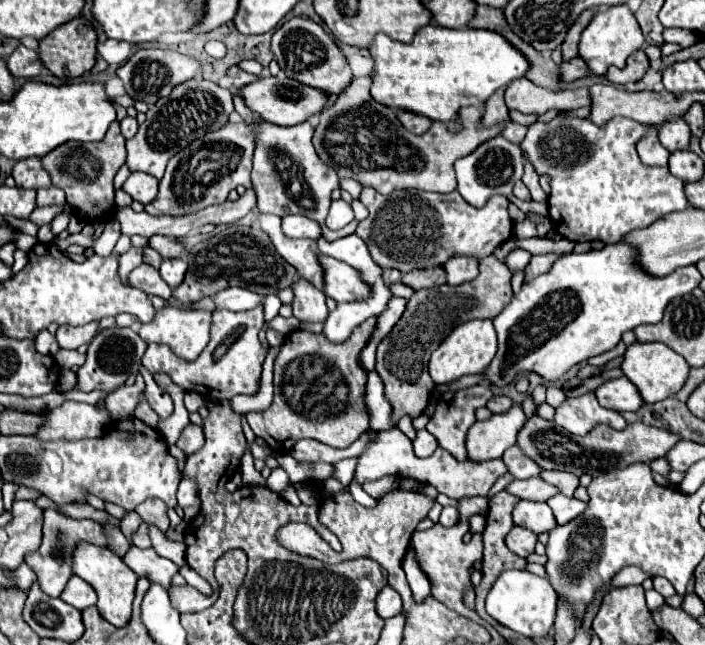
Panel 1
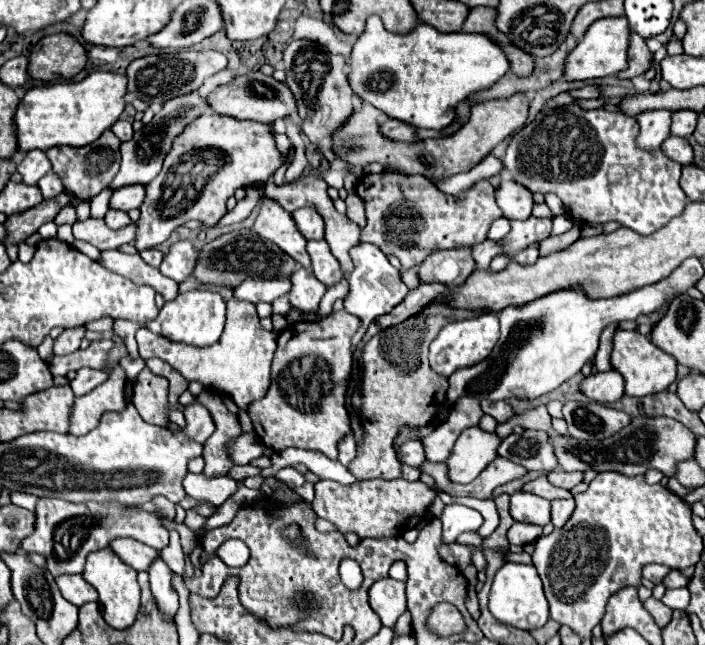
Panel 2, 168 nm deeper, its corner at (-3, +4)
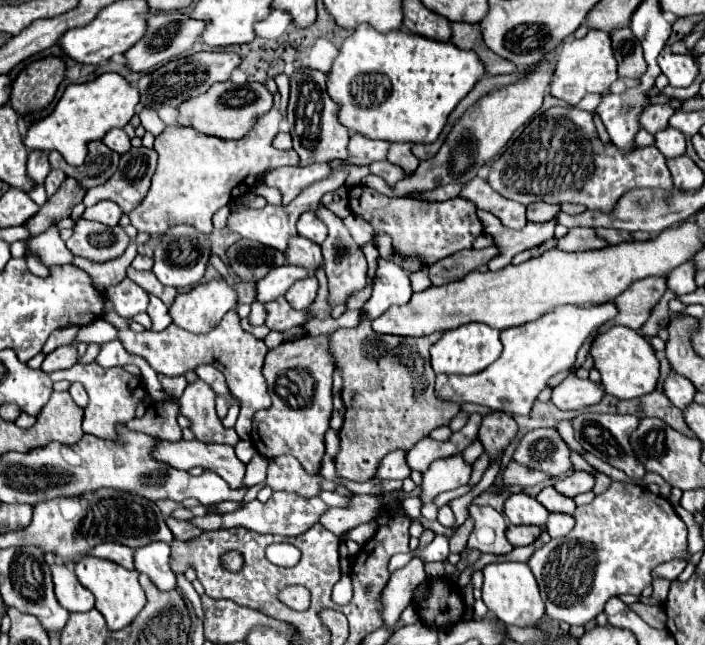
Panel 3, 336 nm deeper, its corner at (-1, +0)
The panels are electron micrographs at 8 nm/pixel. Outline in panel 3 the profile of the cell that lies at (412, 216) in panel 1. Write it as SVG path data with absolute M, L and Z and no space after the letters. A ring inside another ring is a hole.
M354 186L348 200L350 210L362 216L374 232L386 232L392 238L394 252L402 252L402 256L422 256L424 264L434 264L458 250L472 248L474 238L482 234L478 208L462 196L444 202L424 202L414 198L390 198L368 186Z

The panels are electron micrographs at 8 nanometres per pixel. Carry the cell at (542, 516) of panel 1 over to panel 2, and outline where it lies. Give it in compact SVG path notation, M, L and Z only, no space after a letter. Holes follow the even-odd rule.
M516 492L510 496L510 514L516 522L530 522L544 526L550 522L550 502L534 494Z

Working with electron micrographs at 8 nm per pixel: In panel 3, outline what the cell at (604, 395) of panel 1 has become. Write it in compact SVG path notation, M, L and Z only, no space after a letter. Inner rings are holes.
M568 376L562 380L552 394L552 402L560 410L580 410L586 406L594 406L604 398L604 388L600 382L580 380L576 376Z

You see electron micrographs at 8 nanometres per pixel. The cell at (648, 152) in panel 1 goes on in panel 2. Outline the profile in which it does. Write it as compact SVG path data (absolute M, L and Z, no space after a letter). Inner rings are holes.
M648 110L636 116L640 124L638 144L644 150L658 150L660 144L670 136L670 112L668 110Z

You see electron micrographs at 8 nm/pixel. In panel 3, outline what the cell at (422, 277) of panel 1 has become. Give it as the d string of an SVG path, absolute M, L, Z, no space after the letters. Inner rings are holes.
M496 246L484 248L484 250L462 250L462 252L456 252L454 256L446 256L446 260L438 260L430 264L426 272L434 286L442 286L466 276L468 272L478 270L478 266L488 264L488 260L496 254L498 254Z

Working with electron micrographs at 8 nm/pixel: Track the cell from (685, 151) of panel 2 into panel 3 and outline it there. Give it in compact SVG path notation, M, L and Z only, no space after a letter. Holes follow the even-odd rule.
M666 128L654 136L654 146L666 158L678 158L686 152L686 138L682 132L678 132L674 128Z

